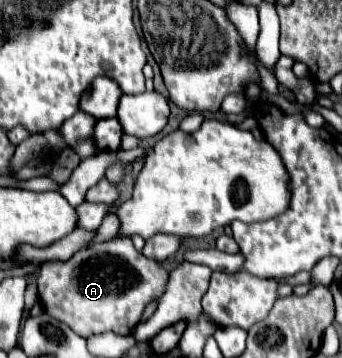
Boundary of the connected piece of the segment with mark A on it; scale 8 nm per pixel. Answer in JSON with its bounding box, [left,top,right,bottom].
[37,238,167,336]

